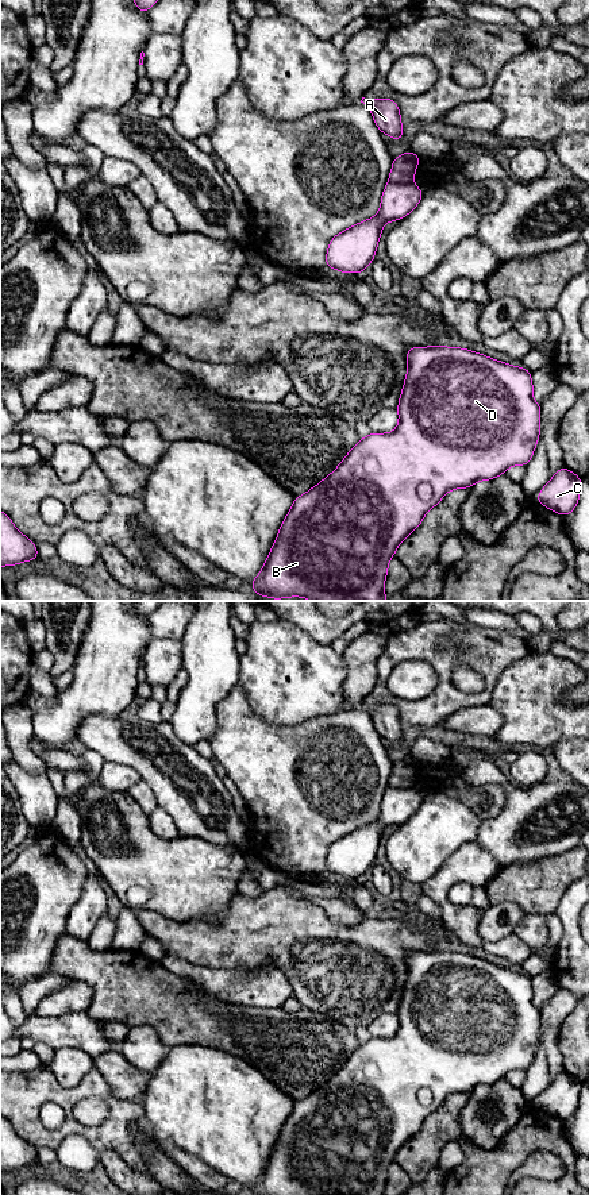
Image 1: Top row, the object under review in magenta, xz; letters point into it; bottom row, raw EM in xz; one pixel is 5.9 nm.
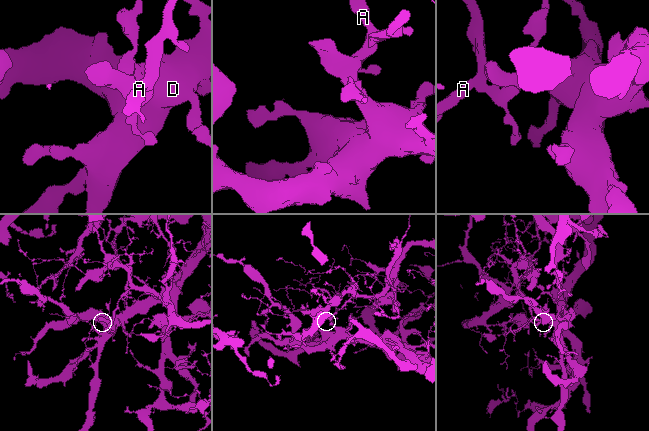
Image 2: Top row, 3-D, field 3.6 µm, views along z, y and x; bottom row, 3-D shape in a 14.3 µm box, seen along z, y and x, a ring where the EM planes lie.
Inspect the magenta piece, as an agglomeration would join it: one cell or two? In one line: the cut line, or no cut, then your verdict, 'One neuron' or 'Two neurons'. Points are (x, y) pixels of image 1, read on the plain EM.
Split along xz (389, 786), (411, 789). Two neurons

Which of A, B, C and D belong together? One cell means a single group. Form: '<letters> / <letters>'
A / B C D

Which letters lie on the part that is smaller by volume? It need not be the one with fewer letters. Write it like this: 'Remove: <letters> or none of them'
Remove: A

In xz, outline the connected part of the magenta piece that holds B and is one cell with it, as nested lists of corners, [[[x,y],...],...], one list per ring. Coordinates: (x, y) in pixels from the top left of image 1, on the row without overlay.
[[[409,952],[407,955],[408,976],[399,1005],[399,1030],[390,1038],[372,1037],[349,1056],[342,1068],[322,1087],[303,1100],[293,1105],[293,1110],[284,1123],[277,1144],[261,1179],[250,1186],[254,1195],[384,1195],[388,1180],[388,1168],[394,1163],[399,1149],[411,1140],[423,1126],[424,1119],[438,1110],[443,1100],[453,1094],[470,1094],[478,1086],[489,1086],[504,1079],[511,1071],[527,1071],[540,1044],[540,1009],[532,1003],[534,990],[531,976],[515,972],[459,952]]]

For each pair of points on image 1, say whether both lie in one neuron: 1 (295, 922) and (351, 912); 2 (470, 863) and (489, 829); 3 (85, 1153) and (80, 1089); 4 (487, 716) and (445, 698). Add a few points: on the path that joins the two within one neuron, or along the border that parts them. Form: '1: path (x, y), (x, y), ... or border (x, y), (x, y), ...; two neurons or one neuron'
1: border (301, 898), (318, 905), (335, 922), (360, 922); two neurons
2: border (473, 841), (481, 845), (501, 866); two neurons
3: border (54, 1149), (68, 1136), (81, 1134), (99, 1151); two neurons
4: border (488, 702), (459, 708), (441, 724); two neurons

